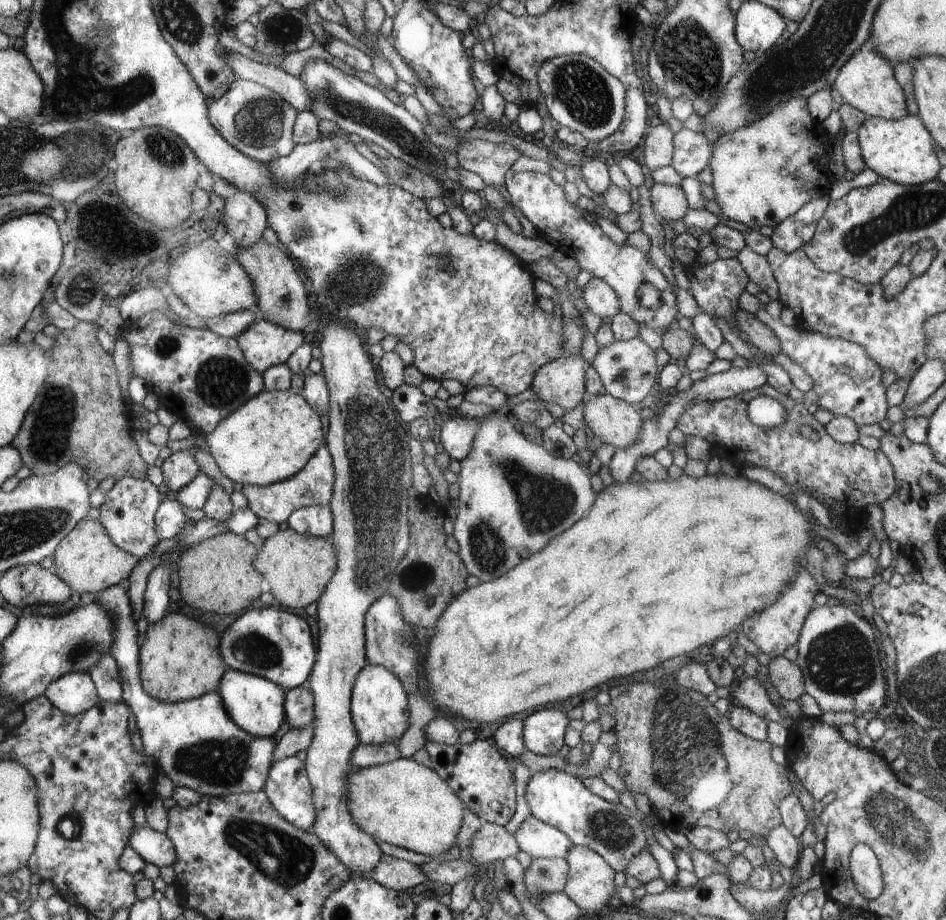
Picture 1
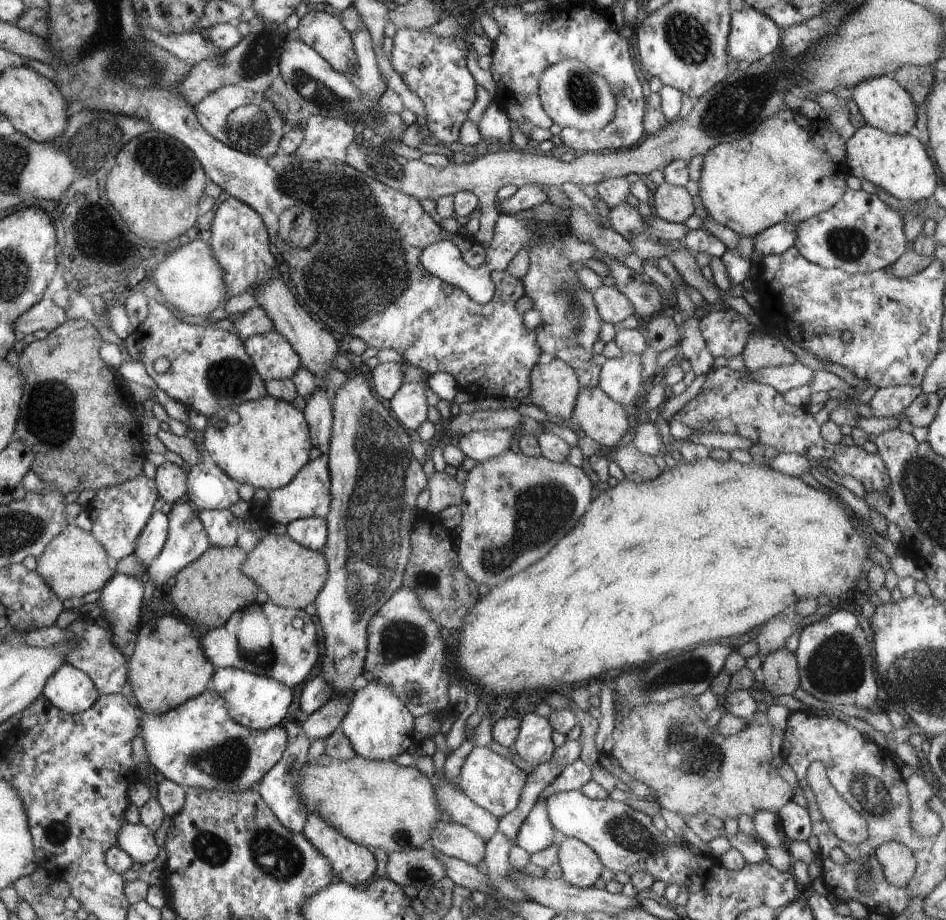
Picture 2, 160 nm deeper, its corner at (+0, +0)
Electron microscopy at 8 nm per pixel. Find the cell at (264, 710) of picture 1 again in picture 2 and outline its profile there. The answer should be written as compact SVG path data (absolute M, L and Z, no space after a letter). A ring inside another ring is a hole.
M231 667L217 668L209 689L222 695L231 717L240 723L240 726L248 727L250 730L270 730L281 726L294 698L294 690L274 678Z

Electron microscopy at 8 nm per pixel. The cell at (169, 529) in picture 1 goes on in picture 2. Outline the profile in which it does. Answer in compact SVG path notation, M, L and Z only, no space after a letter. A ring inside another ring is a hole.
M155 510L138 536L133 554L144 568L148 568L154 562L154 558L164 549L167 543L169 524L168 516L160 510Z

